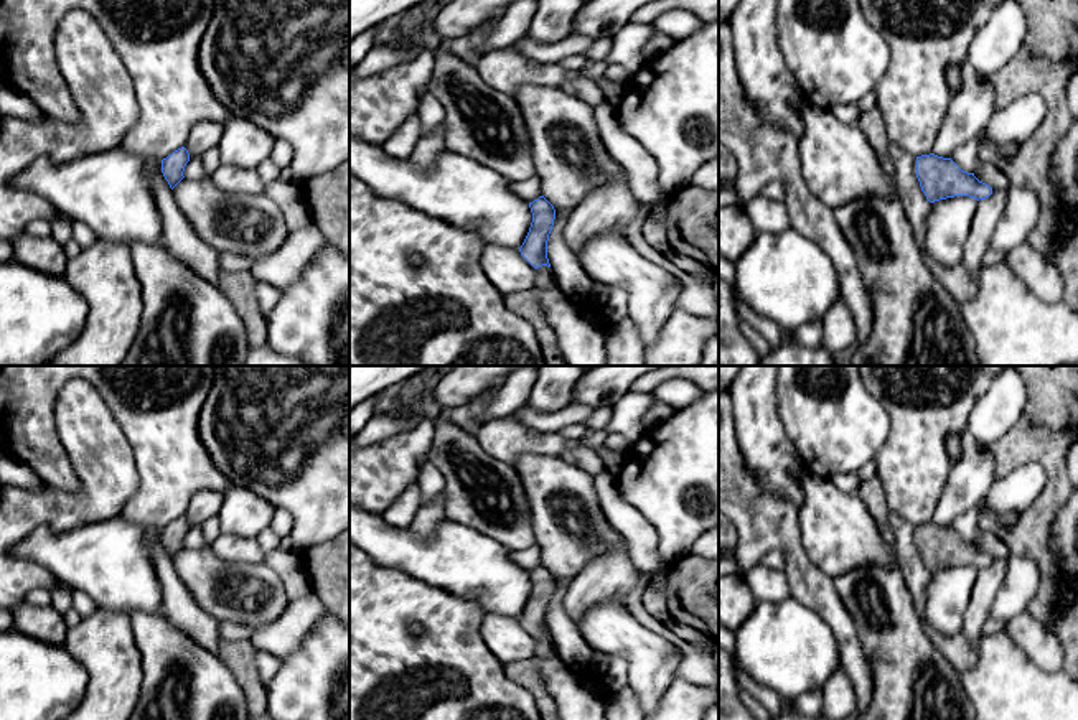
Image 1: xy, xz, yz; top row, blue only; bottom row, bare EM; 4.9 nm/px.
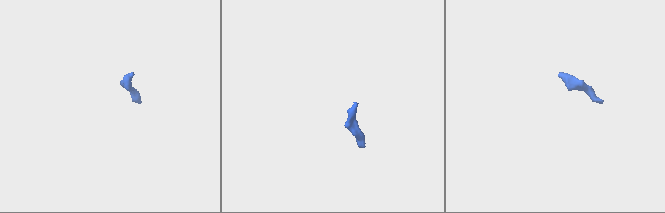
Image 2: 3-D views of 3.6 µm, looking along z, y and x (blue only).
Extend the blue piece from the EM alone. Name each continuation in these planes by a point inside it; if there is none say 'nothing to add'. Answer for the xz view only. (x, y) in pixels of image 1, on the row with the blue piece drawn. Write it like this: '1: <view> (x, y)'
nothing to add

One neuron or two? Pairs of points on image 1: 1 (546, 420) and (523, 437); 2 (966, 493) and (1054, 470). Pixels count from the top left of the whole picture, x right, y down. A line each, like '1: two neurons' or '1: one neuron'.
1: two neurons
2: two neurons

